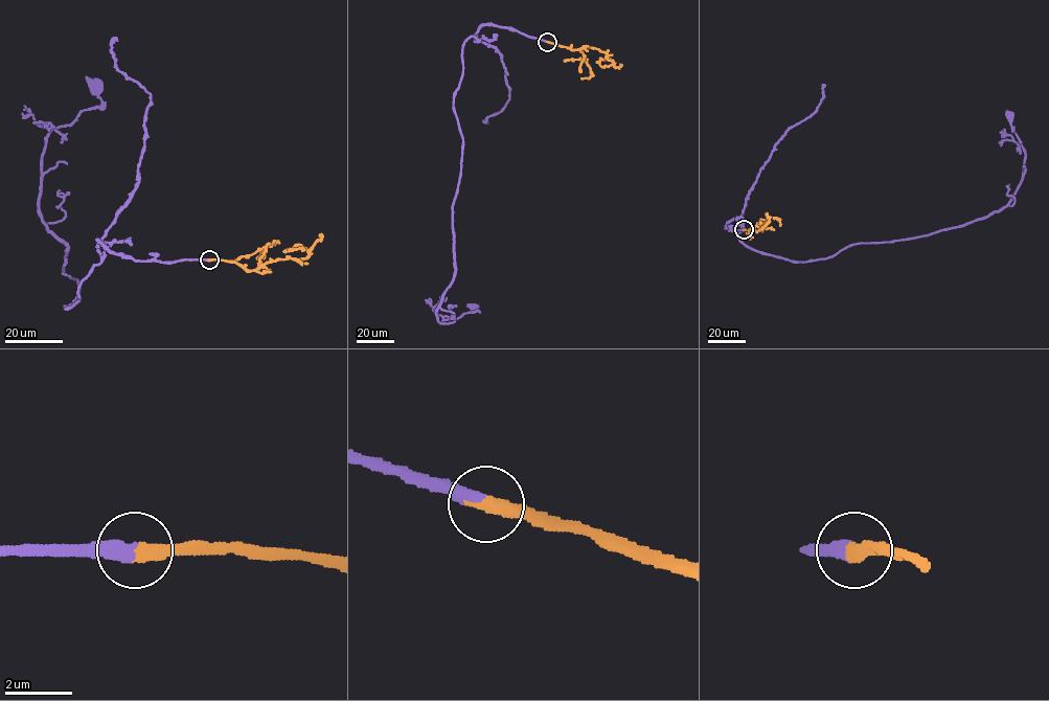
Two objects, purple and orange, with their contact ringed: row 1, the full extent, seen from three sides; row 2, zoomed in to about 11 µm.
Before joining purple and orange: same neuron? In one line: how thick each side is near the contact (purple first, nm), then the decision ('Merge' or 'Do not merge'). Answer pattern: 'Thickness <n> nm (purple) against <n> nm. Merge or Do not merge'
Thickness 440 nm (purple) against 480 nm. Merge

